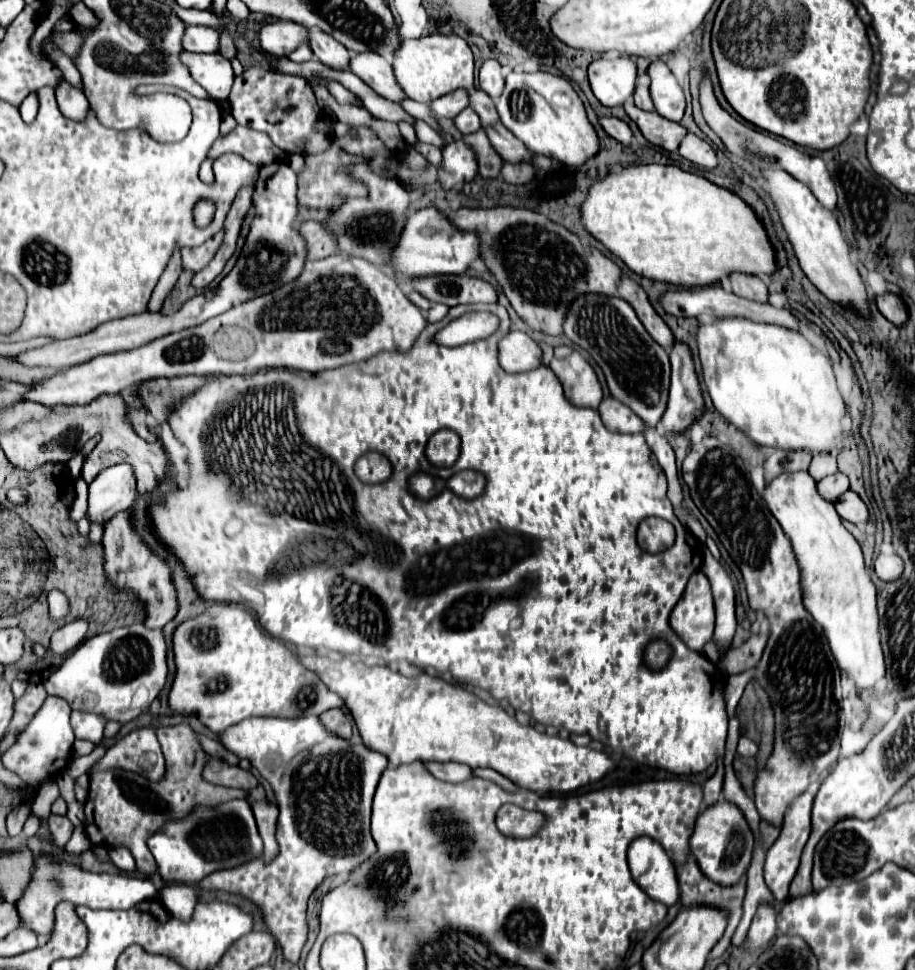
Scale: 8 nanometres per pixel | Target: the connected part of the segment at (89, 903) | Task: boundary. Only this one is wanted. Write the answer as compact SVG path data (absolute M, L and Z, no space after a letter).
M41 853L33 861L31 881L17 901L17 913L27 929L35 931L37 935L49 937L55 925L53 911L59 901L75 901L77 905L85 905L89 909L127 910L139 902L154 898L157 891L153 883L146 878L137 879L126 874L89 873L71 861L63 861L53 855Z

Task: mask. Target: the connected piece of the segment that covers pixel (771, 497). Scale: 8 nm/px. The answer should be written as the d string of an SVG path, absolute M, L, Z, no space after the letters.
M807 471L781 473L763 489L763 499L791 539L801 567L805 607L825 629L839 667L851 673L857 687L881 689L885 683L885 661L879 643L877 597L857 539L843 527L833 503L821 499Z

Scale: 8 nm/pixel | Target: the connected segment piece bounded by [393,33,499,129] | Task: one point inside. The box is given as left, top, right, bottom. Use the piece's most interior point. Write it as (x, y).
(427, 68)

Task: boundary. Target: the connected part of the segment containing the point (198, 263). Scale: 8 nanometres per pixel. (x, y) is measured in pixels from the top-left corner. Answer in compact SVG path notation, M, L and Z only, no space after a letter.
M219 231L215 237L211 237L209 241L205 241L203 245L199 247L187 247L181 251L181 257L183 257L183 267L187 267L189 271L201 271L203 267L207 267L207 263L215 257L221 241L223 241L223 233L225 231Z

